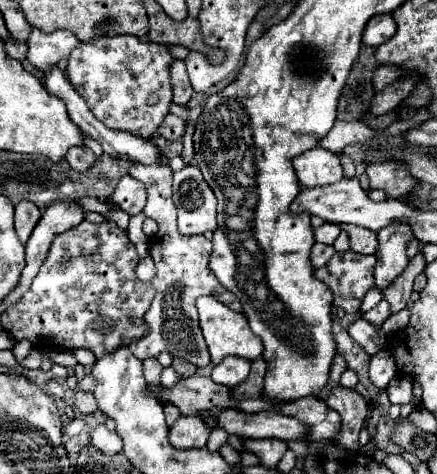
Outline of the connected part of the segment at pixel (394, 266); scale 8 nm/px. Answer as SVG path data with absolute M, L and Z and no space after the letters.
M393 220L385 228L379 230L379 248L375 252L377 264L375 264L375 286L387 288L409 264L409 258L405 254L407 244L415 238L409 224L403 224L401 220Z

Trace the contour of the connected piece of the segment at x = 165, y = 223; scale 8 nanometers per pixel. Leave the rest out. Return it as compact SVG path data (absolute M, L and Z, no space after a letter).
M133 164L131 172L133 178L143 182L147 186L147 204L143 208L143 214L153 218L159 224L157 234L151 238L151 248L149 254L155 260L157 266L157 276L153 278L153 288L155 288L155 298L151 302L151 308L147 310L147 336L141 336L139 340L133 340L129 344L129 350L139 358L145 360L147 356L159 356L161 352L169 352L173 356L185 358L195 366L207 366L209 360L209 350L205 342L197 338L197 314L195 314L195 300L203 294L209 294L229 306L235 312L243 312L241 302L225 290L215 274L209 270L209 256L211 256L211 240L205 236L183 236L177 230L177 212L171 200L171 180L173 180L173 170L167 164L161 166L141 166Z

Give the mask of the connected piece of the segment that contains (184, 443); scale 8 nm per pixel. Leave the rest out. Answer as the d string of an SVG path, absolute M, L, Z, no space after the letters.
M179 416L179 420L169 430L169 442L175 448L203 448L211 428L201 420L201 416Z

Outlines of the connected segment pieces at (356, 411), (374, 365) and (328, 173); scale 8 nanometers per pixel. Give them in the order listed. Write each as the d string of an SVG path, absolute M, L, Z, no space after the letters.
M335 386L327 400L325 400L333 410L337 410L343 418L343 426L339 436L335 438L341 446L345 446L347 450L359 450L359 430L365 426L365 418L369 412L367 400L357 394L357 390L353 388L345 388L345 386Z
M387 350L377 352L371 358L371 366L369 366L369 380L375 384L375 388L379 390L387 390L391 378L395 376L397 368L395 368L395 360Z
M313 148L295 156L293 168L303 188L325 186L343 178L343 168L339 164L337 154L323 148Z

